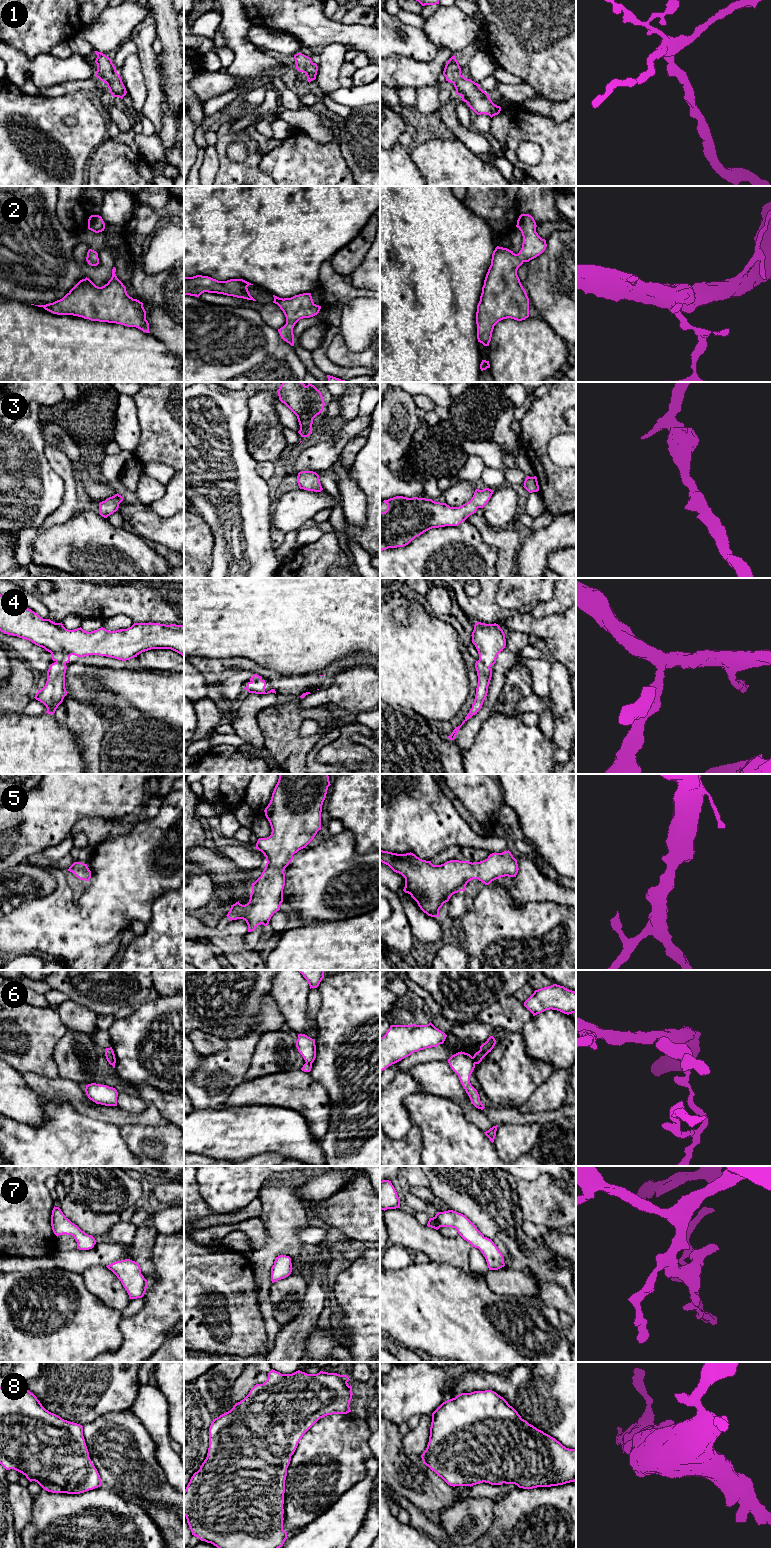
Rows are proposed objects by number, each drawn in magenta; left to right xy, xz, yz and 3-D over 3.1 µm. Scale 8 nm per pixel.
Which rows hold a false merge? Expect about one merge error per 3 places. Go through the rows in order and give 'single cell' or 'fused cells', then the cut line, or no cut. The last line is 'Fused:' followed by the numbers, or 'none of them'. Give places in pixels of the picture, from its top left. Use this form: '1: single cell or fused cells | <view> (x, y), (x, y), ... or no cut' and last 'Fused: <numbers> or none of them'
1: single cell | no cut
2: single cell | no cut
3: single cell | no cut
4: single cell | no cut
5: single cell | no cut
6: fused cells | yz (472, 1057), (475, 1063)
7: single cell | no cut
8: single cell | no cut
Fused: 6

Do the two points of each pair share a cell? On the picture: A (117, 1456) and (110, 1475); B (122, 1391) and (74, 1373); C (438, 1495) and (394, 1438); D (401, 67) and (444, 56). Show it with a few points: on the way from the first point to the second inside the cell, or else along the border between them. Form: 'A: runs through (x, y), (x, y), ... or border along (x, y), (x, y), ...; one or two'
A: runs through (117, 1461), (117, 1468), (115, 1470); one
B: runs through (110, 1383), (99, 1373), (86, 1373); one
C: runs through (419, 1492), (395, 1473), (394, 1458); one
D: runs through (412, 68), (433, 67); one

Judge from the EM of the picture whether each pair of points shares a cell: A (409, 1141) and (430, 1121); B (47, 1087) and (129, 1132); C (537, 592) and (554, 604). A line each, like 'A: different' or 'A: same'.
A: different
B: different
C: different

